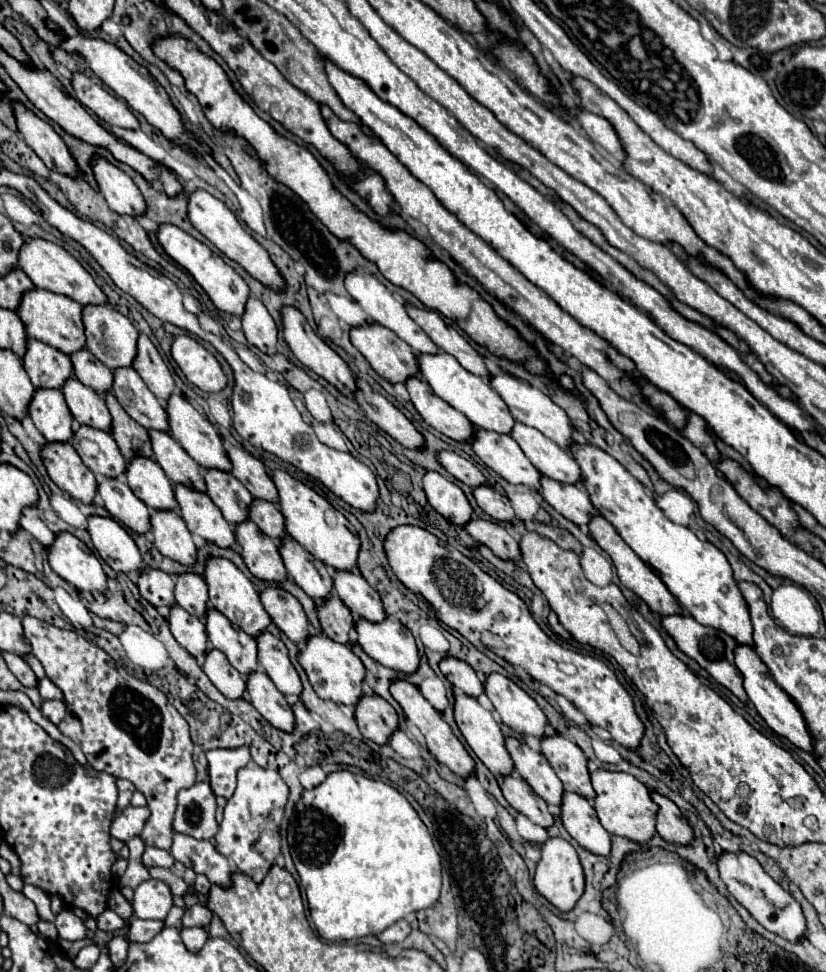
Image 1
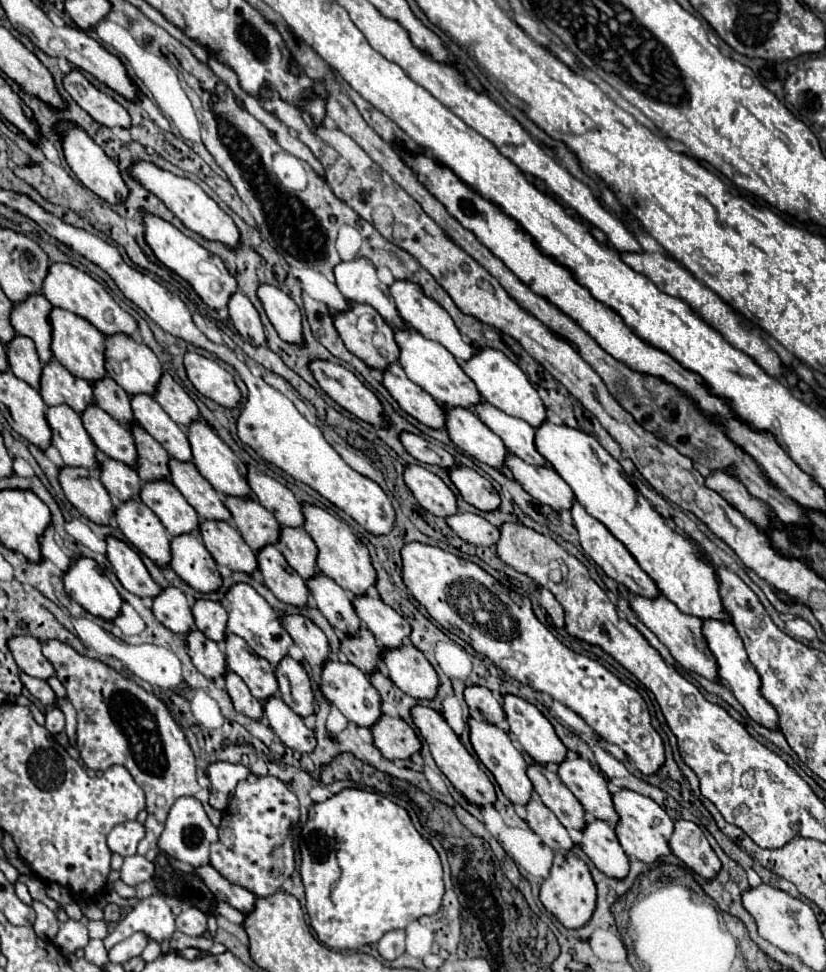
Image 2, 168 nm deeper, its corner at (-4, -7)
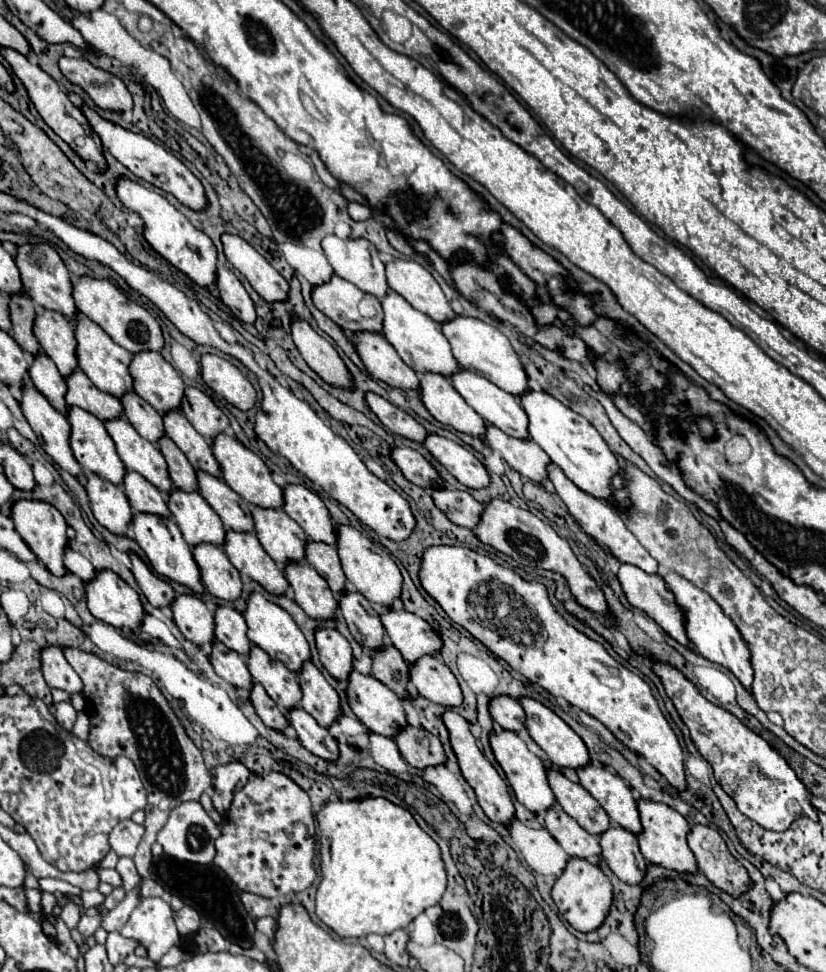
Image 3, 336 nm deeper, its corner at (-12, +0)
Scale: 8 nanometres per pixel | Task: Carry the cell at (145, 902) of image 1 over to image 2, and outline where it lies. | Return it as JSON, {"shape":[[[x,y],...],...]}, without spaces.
{"shape":[[[153,895],[147,899],[141,899],[115,927],[113,933],[109,933],[104,939],[106,949],[113,947],[131,937],[133,933],[145,933],[145,937],[149,941],[157,941],[163,943],[165,939],[169,939],[175,931],[175,917],[169,909],[169,905],[165,903],[163,897]]]}

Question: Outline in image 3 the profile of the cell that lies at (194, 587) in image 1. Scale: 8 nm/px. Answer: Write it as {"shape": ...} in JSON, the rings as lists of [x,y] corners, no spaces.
{"shape":[[[217,606],[215,610],[215,638],[217,640],[221,640],[227,648],[247,656],[251,642],[245,632],[247,632],[247,624],[235,608]]]}

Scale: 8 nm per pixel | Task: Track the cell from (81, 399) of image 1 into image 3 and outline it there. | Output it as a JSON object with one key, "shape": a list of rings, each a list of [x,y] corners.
{"shape":[[[125,418],[107,420],[105,428],[107,428],[109,436],[113,438],[117,454],[123,460],[125,468],[135,470],[141,476],[145,476],[161,492],[169,492],[169,488],[173,484],[169,480],[167,464],[165,464],[165,458],[161,456],[159,448],[153,442],[141,438],[137,434],[137,430]]]}

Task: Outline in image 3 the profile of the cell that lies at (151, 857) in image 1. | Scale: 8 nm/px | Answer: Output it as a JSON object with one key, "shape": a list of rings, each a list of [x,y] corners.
{"shape":[[[119,858],[115,870],[117,870],[117,872],[121,874],[121,878],[123,878],[123,888],[125,888],[125,892],[131,892],[133,888],[139,886],[141,876],[139,876],[139,872],[137,872],[137,868],[135,868],[135,864],[133,864],[131,858]]]}

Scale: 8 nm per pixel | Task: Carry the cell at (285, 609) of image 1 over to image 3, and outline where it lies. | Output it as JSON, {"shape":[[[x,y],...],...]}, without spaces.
{"shape":[[[317,628],[315,630],[315,644],[319,650],[319,660],[327,668],[327,672],[333,678],[347,680],[351,672],[351,646],[349,642],[337,632],[337,630],[327,630],[327,628]]]}

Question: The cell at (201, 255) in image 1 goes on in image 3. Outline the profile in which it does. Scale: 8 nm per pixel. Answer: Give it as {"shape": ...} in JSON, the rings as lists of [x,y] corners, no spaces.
{"shape":[[[121,178],[119,186],[117,186],[117,194],[129,210],[137,212],[143,218],[143,222],[145,222],[143,236],[151,244],[153,250],[157,250],[165,260],[169,260],[175,268],[179,268],[183,274],[187,274],[195,284],[199,284],[203,288],[217,284],[217,248],[205,232],[197,230],[161,194],[145,188],[139,182]]]}

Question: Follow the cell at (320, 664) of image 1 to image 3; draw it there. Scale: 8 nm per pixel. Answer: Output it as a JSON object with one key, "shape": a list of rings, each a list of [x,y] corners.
{"shape":[[[353,668],[347,682],[347,698],[355,716],[371,732],[393,738],[407,726],[403,700],[375,676],[365,676]]]}

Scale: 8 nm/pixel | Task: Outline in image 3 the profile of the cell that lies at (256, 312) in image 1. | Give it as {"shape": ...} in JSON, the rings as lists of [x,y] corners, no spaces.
{"shape":[[[225,266],[217,268],[217,288],[221,292],[221,300],[225,306],[231,308],[231,312],[247,322],[247,324],[255,324],[257,320],[257,312],[255,312],[255,304],[251,300],[251,296],[247,294],[247,290],[243,288],[243,284],[239,282],[239,278]]]}

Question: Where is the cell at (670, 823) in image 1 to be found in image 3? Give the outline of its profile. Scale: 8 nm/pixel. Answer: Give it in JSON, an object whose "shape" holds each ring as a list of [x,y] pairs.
{"shape":[[[695,824],[687,834],[687,842],[695,854],[699,872],[703,872],[717,888],[731,896],[739,896],[749,888],[751,880],[747,870],[731,856],[725,840],[717,830]]]}

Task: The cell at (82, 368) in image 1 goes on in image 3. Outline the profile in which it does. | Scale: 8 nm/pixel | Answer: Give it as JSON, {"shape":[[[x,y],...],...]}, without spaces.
{"shape":[[[125,392],[125,396],[121,396],[119,400],[123,406],[123,416],[143,438],[147,438],[149,442],[157,442],[165,434],[161,414],[145,400],[141,400],[141,396],[137,396],[135,392]]]}

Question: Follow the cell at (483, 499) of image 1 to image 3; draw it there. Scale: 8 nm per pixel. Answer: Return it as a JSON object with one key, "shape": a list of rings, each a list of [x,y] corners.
{"shape":[[[429,434],[425,440],[425,448],[467,488],[487,488],[491,484],[489,472],[483,466],[483,462],[477,460],[477,456],[463,448],[461,444],[437,436],[437,434]]]}

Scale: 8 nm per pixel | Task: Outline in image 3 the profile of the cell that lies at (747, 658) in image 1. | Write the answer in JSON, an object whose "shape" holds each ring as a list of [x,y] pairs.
{"shape":[[[671,572],[665,576],[665,580],[667,580],[669,588],[675,592],[677,604],[683,610],[687,610],[685,628],[687,628],[687,636],[693,644],[693,650],[697,650],[703,658],[731,670],[737,676],[737,680],[743,684],[743,688],[749,692],[749,684],[753,684],[753,666],[749,664],[749,646],[745,644],[745,640],[741,640],[741,632],[737,632],[737,626],[733,624],[733,620],[729,620],[729,616],[725,616],[725,612],[721,612],[721,606],[707,592],[699,590],[683,576]]]}

